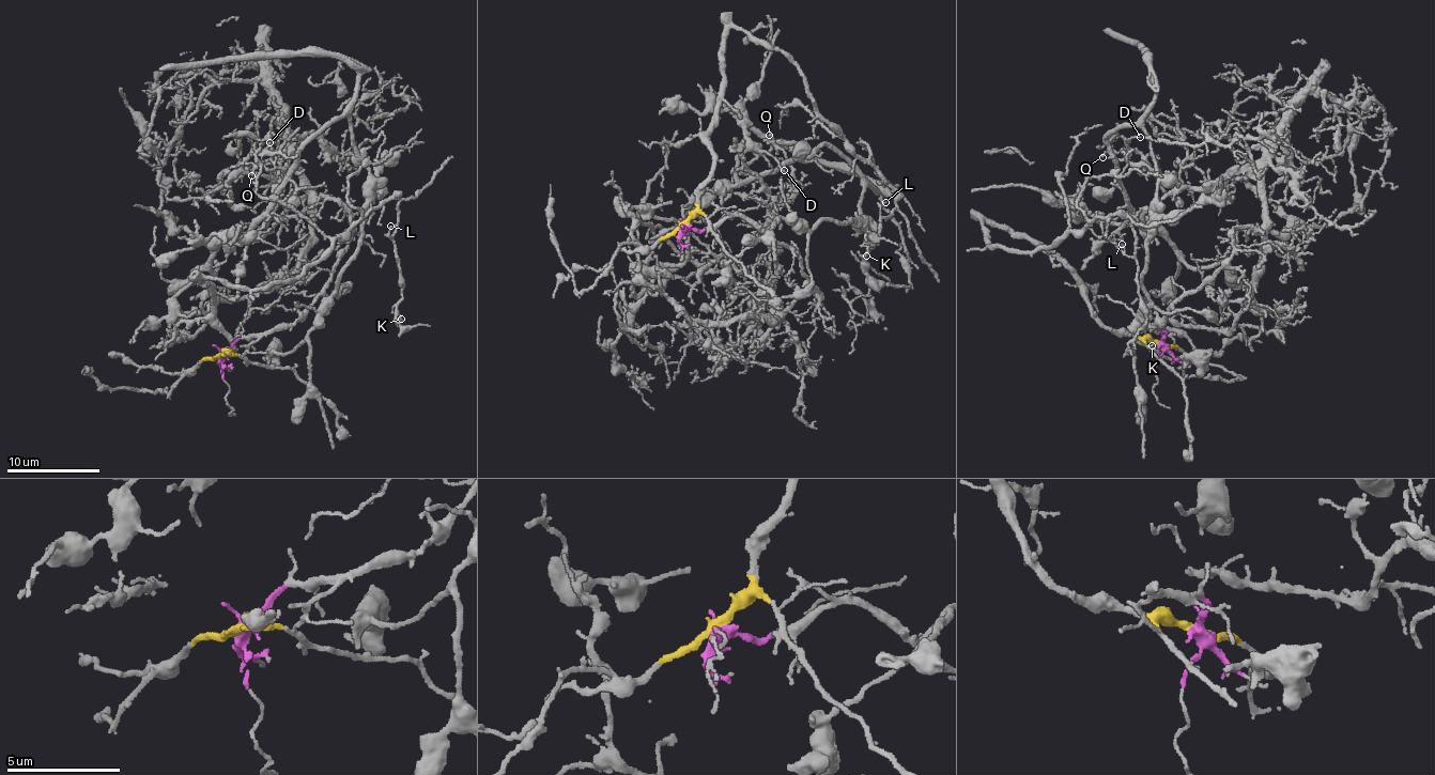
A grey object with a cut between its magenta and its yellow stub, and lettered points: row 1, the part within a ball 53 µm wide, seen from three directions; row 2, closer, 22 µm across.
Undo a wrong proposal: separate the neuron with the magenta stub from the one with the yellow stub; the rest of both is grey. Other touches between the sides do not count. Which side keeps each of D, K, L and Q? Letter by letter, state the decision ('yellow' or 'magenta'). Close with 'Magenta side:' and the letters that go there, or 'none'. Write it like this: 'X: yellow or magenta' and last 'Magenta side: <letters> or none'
D: magenta
K: yellow
L: yellow
Q: magenta
Magenta side: D, Q

